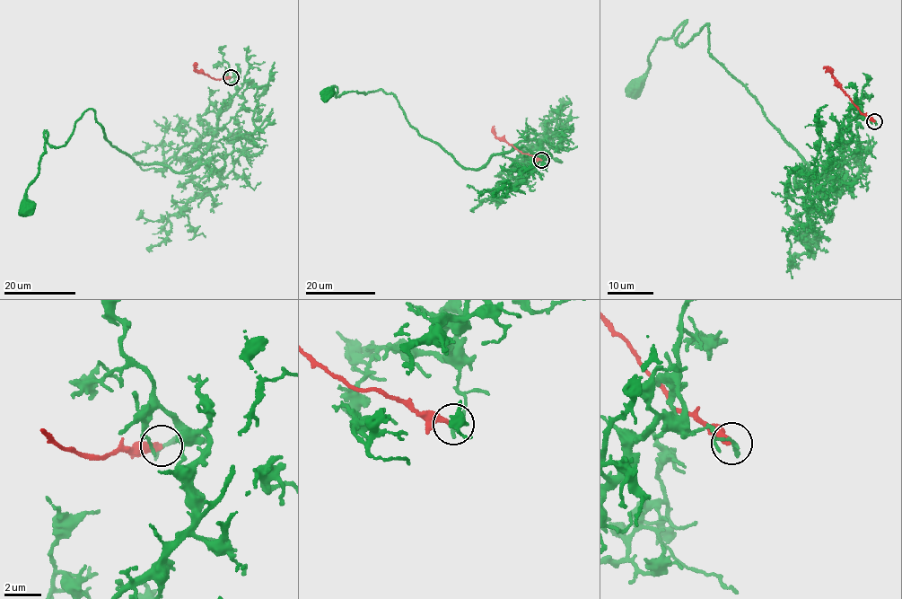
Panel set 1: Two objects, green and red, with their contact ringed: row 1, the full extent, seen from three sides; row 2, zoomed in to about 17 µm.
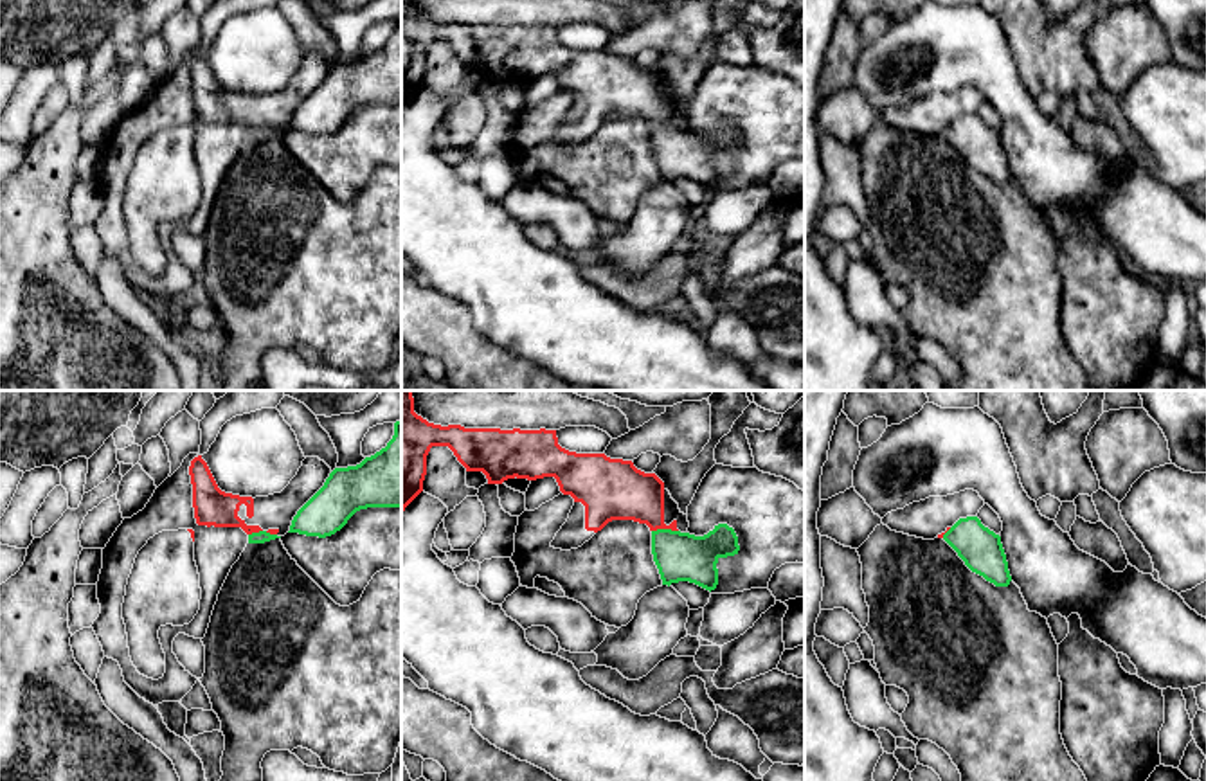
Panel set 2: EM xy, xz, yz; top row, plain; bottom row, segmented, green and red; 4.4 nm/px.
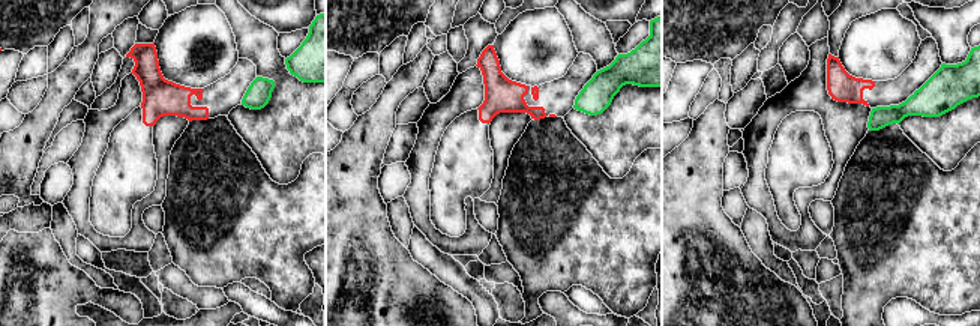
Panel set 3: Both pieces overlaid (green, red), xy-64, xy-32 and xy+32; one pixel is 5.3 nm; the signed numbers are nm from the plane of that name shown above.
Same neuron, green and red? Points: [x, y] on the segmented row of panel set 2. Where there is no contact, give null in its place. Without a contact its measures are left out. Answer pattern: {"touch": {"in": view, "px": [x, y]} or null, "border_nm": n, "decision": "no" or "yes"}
{"touch": {"in": "xz", "px": [665, 529]}, "border_nm": 120, "decision": "no"}

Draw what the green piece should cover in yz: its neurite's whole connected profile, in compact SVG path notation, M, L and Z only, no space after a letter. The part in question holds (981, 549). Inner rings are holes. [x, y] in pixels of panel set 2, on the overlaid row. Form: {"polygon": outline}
{"polygon": "M977 516L959 518L943 540L958 552L965 565L995 587L1012 581L1001 536L981 524Z"}

